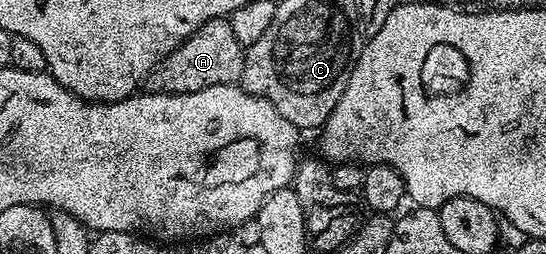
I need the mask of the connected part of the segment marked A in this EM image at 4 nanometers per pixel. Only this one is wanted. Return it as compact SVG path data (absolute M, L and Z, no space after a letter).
M229 19L210 20L200 30L196 30L186 41L168 58L164 58L146 77L144 84L149 91L167 92L169 96L176 94L192 94L196 90L204 90L208 86L220 86L221 84L238 84L244 70L245 51L240 42L236 42L236 34L232 34L232 26Z

